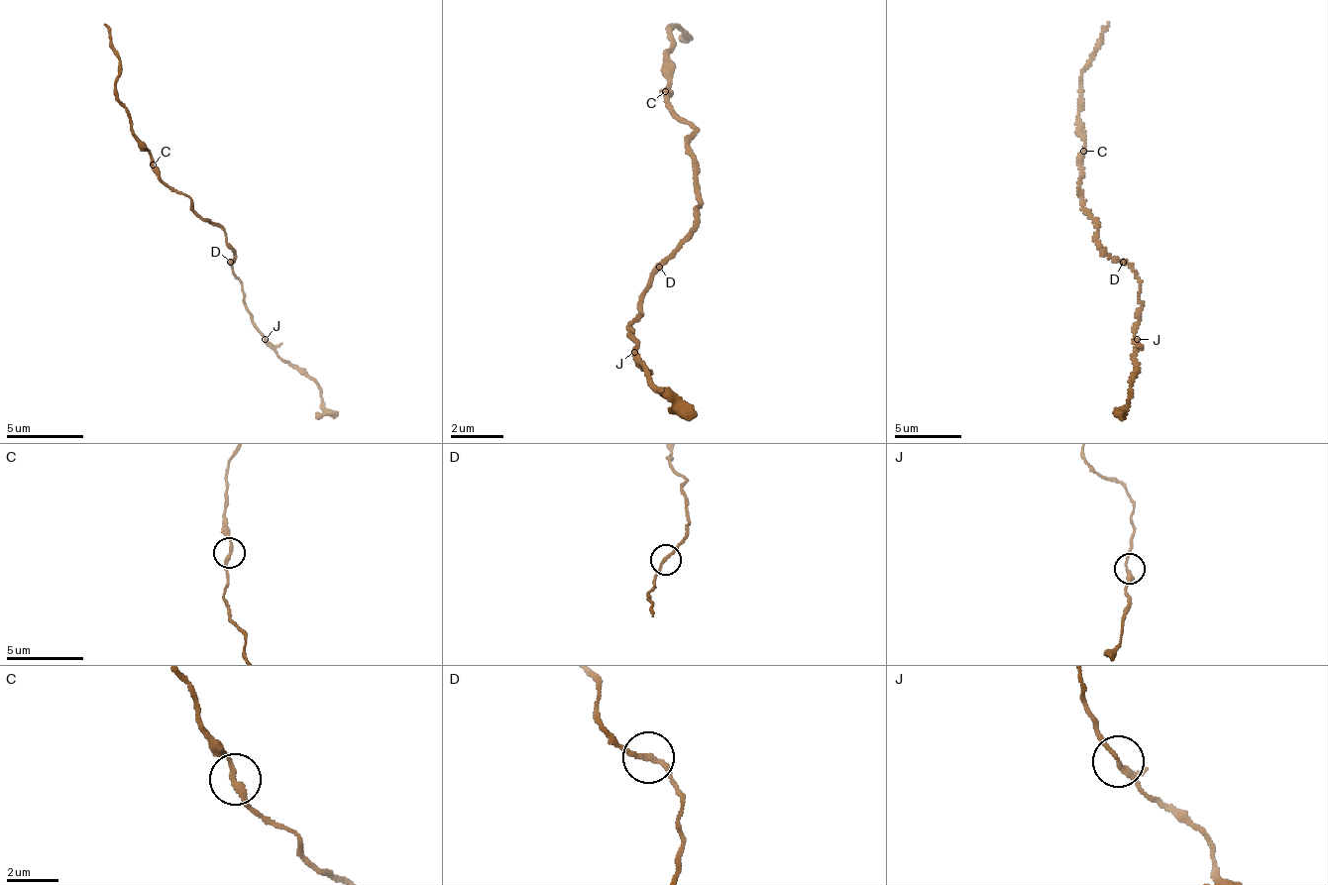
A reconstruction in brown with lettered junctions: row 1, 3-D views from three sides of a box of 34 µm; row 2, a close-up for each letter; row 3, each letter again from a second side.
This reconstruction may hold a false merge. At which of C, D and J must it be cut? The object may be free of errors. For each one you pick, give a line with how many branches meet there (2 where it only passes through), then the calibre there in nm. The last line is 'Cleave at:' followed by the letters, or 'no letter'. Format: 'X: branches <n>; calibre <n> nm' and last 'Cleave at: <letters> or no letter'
Cleave at: no letter

